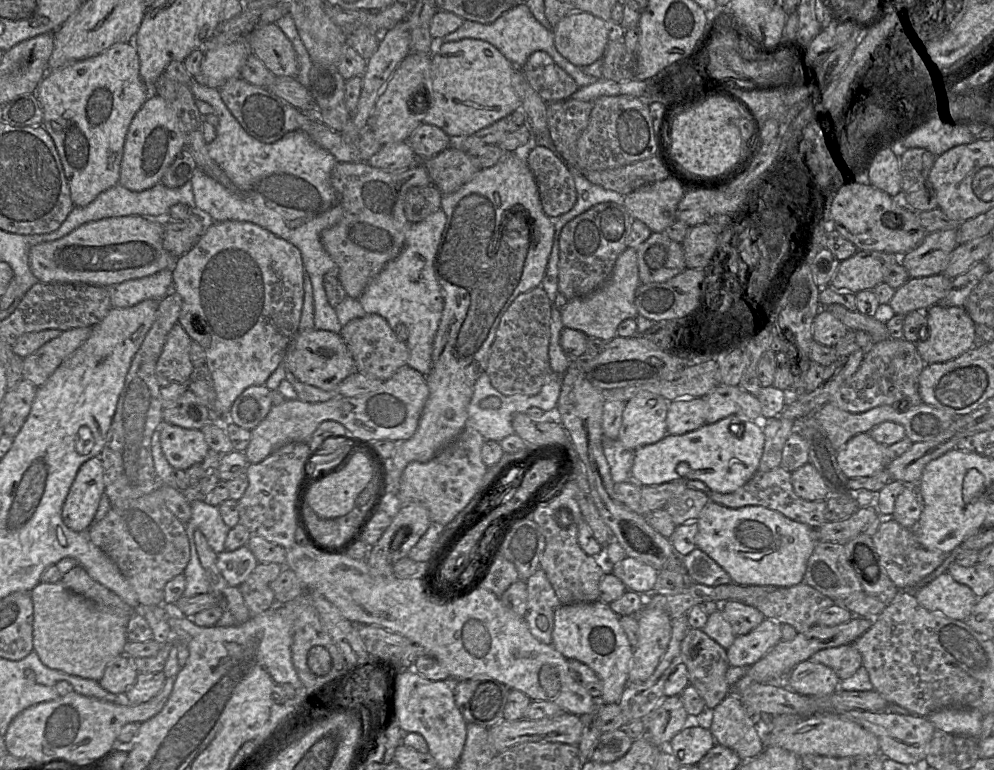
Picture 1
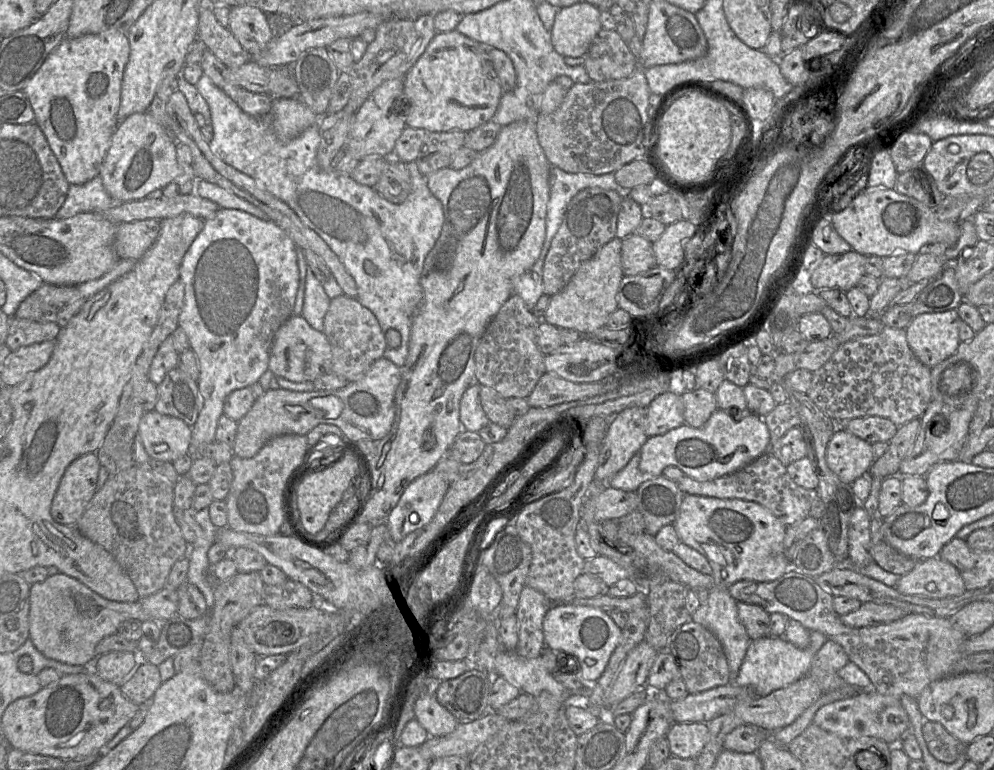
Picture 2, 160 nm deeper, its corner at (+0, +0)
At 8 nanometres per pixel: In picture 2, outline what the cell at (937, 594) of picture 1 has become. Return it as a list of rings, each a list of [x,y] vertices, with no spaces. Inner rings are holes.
[[[939,556],[919,560],[909,573],[899,577],[894,588],[904,595],[931,599],[958,596],[966,590],[958,570]]]

